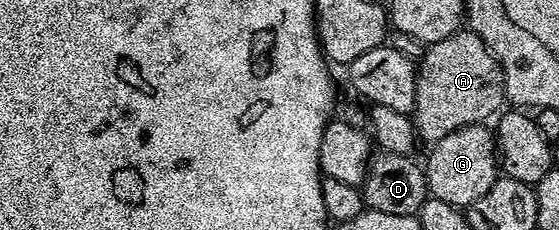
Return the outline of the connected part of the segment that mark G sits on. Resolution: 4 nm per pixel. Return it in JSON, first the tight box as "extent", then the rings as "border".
{"extent":[424,123,500,208],"border":[[[483,123],[468,125],[433,143],[428,160],[424,162],[427,191],[431,197],[455,208],[467,208],[490,190],[500,170],[496,138],[487,128]]]}

